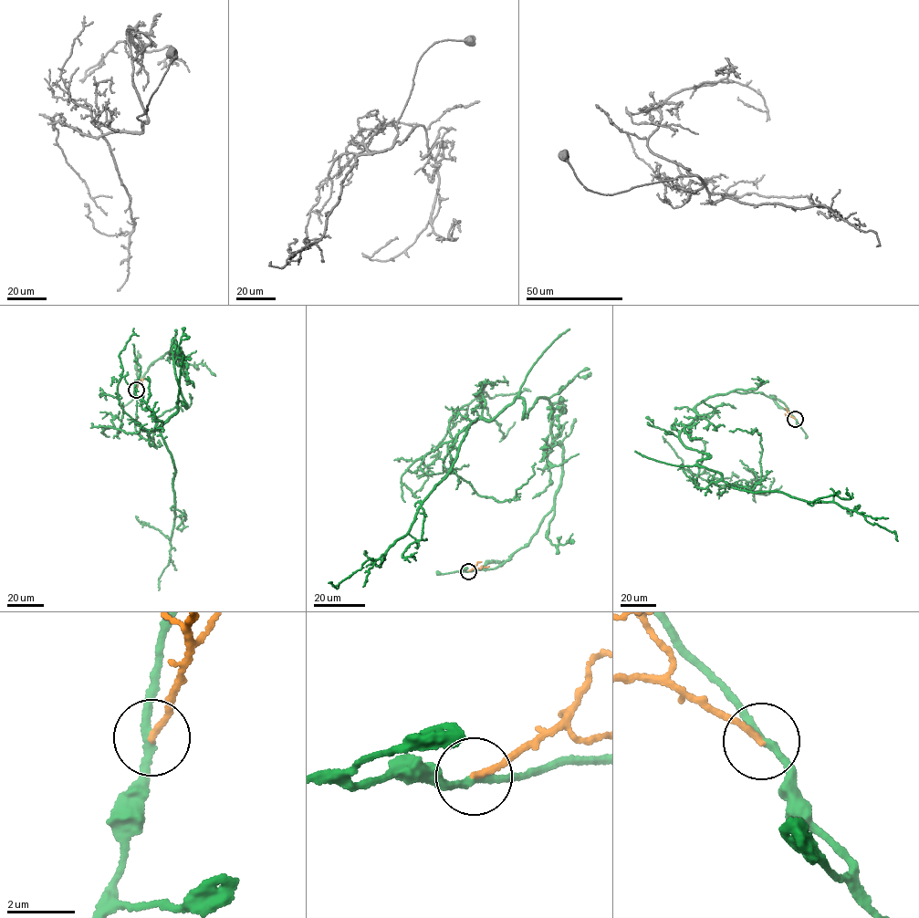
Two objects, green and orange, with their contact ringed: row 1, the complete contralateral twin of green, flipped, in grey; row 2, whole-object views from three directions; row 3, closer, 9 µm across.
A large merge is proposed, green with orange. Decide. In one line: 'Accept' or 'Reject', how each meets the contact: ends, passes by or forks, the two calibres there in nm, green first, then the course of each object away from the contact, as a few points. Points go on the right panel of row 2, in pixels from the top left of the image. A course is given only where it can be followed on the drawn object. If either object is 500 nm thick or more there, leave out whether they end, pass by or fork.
Reject. At the ring green passes by. At the ring orange ends. Thickness 200 nm (green) against 170 nm. Course of green: (795, 419), (775, 397), (732, 391), (695, 406), (679, 440), (732, 487), (833, 502), (897, 541). Course of orange: (795, 419), (785, 408)

